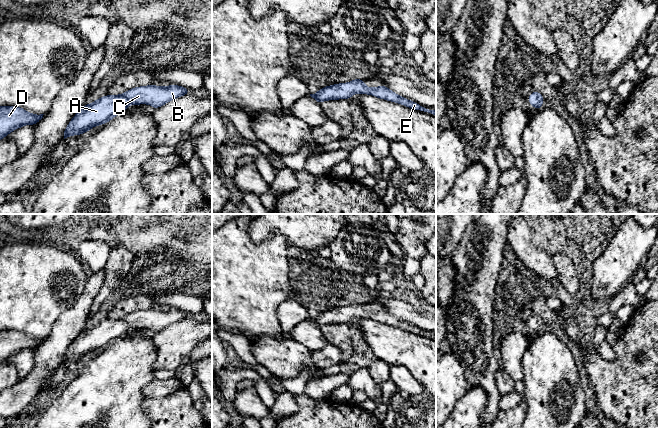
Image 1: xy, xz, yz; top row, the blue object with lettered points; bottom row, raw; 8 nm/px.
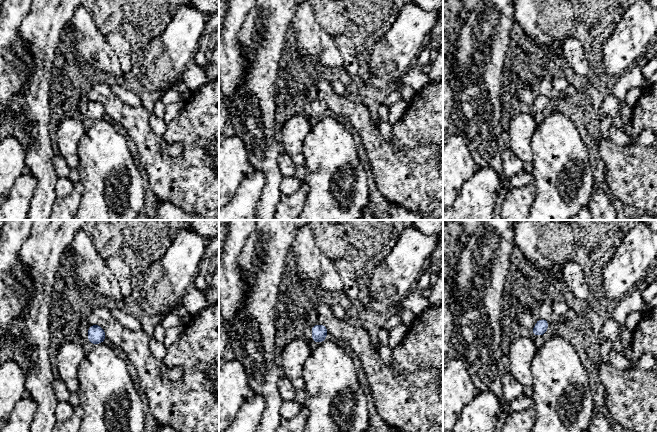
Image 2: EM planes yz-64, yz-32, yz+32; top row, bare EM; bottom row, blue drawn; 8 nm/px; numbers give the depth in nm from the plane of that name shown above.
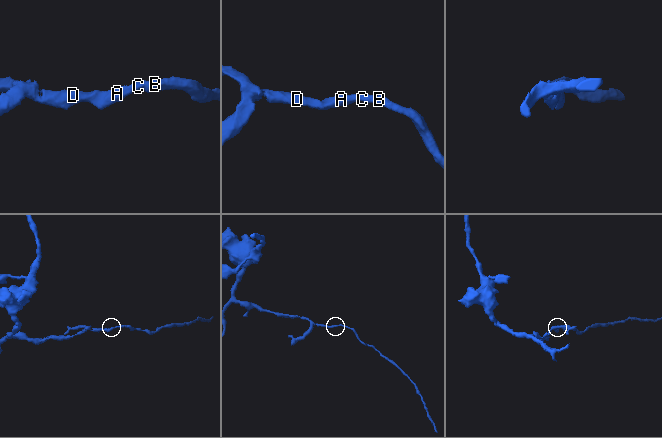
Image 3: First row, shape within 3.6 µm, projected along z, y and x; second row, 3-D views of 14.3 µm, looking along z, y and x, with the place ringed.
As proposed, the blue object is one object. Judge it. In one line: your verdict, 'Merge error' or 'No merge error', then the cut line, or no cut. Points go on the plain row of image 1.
No merge error. No split

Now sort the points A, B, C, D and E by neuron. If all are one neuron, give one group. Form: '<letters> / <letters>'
A B C D E

